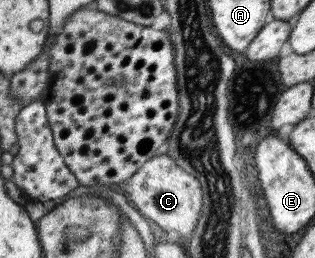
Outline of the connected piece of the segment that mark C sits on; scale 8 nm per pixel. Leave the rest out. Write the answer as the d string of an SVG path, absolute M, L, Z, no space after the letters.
M166 154L148 159L132 177L118 185L118 192L129 197L139 214L148 220L157 232L167 232L181 242L190 238L201 215L200 183L191 174L180 169Z

